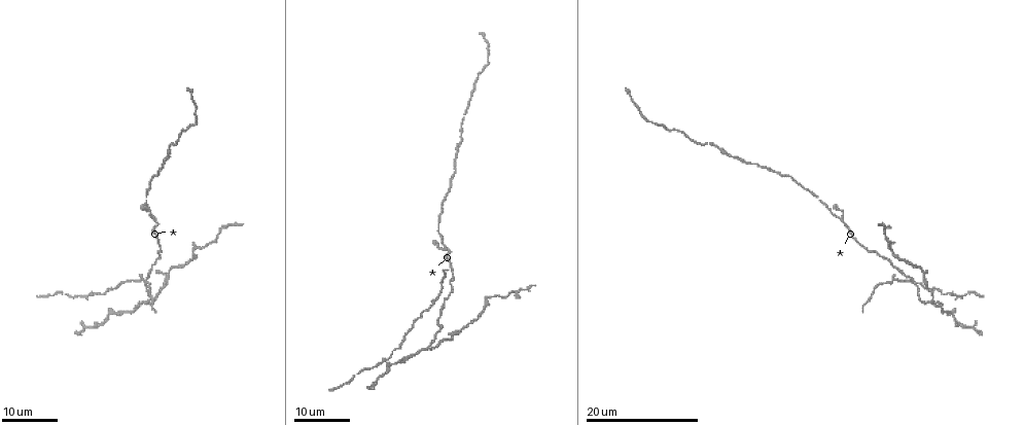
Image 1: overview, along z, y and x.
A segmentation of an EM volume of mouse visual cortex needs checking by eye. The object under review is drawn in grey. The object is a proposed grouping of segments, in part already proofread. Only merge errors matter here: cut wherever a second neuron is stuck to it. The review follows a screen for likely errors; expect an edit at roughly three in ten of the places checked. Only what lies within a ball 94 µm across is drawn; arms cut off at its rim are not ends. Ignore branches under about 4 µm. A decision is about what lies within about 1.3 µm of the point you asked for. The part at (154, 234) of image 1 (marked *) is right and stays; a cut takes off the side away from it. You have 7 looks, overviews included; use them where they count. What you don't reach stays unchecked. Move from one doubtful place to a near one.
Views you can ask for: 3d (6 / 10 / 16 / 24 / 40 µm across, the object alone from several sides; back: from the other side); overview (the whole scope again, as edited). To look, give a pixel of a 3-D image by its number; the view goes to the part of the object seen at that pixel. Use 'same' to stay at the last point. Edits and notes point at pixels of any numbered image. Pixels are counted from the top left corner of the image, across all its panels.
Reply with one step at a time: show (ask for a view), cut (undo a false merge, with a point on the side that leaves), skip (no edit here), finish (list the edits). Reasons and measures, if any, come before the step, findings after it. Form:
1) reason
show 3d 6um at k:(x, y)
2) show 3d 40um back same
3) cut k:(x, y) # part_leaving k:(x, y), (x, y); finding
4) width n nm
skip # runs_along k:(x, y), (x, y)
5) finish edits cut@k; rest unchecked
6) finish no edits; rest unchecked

arms part here
show 3d 16um at 1:(434, 303)

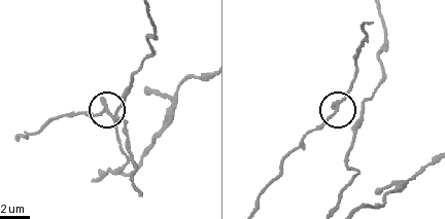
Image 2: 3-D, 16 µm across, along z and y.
closer look
show 3d 10um at 2:(334, 112)

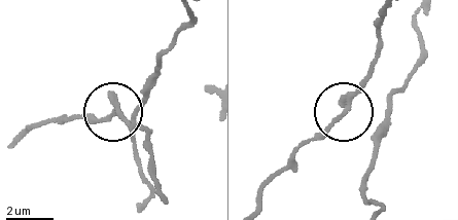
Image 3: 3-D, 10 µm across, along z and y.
width 180 nm
skip # runs_along 3:(188, 13), (153, 80), (116, 112), (145, 125); all the same neuron

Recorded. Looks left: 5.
three arms meet
show 3d 24um at 1:(491, 297)

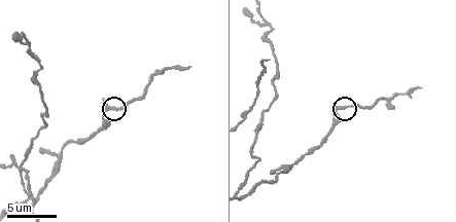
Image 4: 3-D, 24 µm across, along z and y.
show 3d 6um at 4:(113, 107)

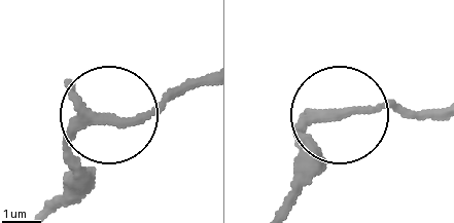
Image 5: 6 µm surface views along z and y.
show 3d 6um back at 5:(334, 115)

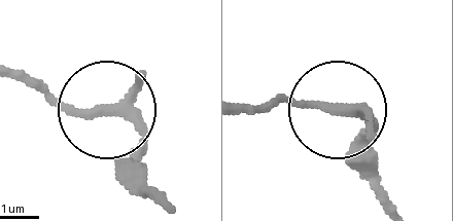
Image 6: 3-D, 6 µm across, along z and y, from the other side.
skip # runs_along 6:(163, 200), (123, 121), (55, 105), (14, 79); continuous, no second neuron

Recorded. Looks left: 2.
side arm on a straight run
show 3d 16um at 1:(430, 348)

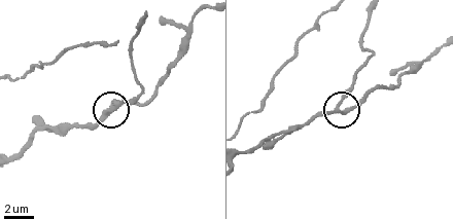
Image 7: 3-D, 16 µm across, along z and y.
show 3d 10um at 7:(339, 111)

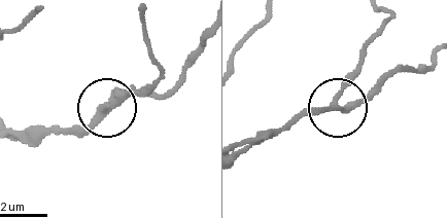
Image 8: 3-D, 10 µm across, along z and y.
arms 3
skip # runs_along 8:(145, 21), (161, 79), (59, 133); one neuron here

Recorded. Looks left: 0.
finish no edits; rest unchecked

